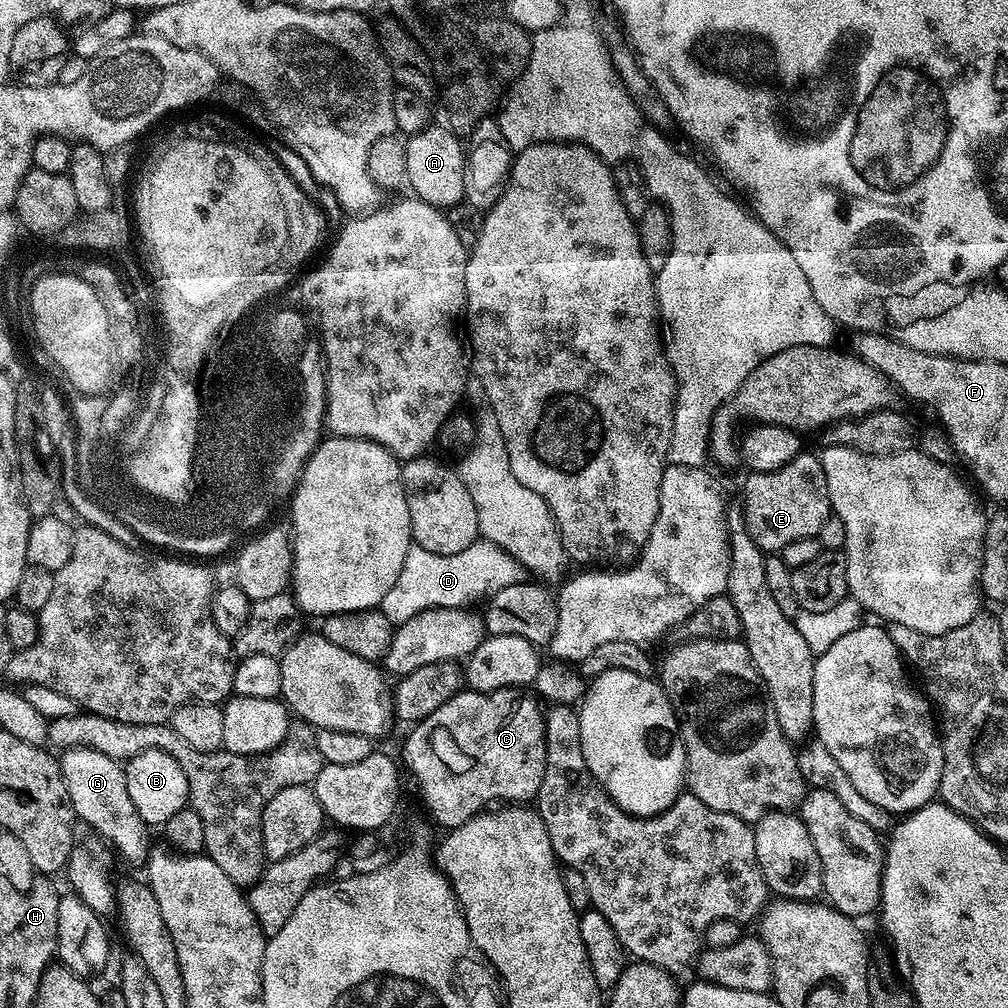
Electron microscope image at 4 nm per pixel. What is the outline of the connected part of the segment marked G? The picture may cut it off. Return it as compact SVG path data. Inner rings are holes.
M69 748L59 757L60 773L66 782L66 790L70 794L73 813L78 814L101 836L109 840L120 851L120 856L128 864L147 865L148 853L153 851L154 844L148 837L150 825L134 810L134 802L130 802L130 793L126 790L126 774L121 761L114 758L106 758L106 754L98 754L98 750L86 750L85 748Z

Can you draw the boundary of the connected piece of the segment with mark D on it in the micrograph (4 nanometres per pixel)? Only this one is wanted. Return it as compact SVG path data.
M478 538L466 550L458 554L434 554L425 548L413 546L402 562L398 582L390 586L386 598L382 598L378 611L394 626L404 624L414 614L422 614L431 608L464 608L478 596L487 597L506 586L523 584L526 569L508 552L490 540Z

